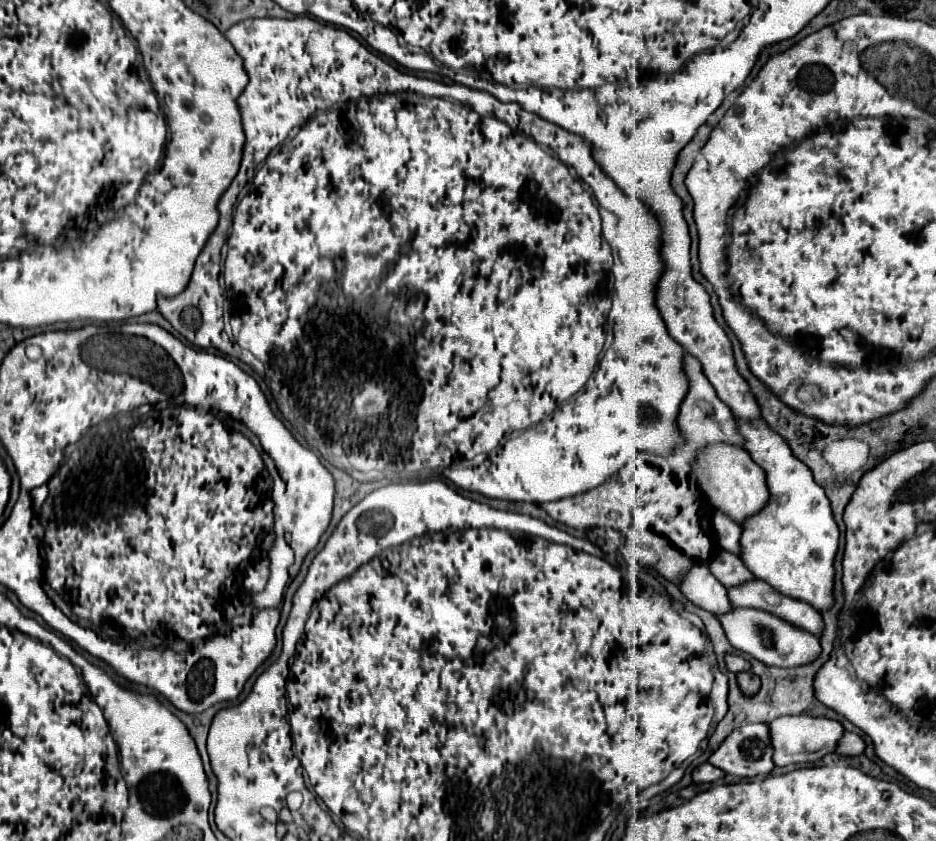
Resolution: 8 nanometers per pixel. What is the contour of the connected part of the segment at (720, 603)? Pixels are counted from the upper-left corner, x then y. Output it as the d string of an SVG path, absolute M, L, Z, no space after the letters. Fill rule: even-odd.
M695 562L683 584L679 584L679 588L695 606L715 616L723 616L723 612L731 612L733 608L731 600L727 600L727 588L719 584L715 576L711 576L707 564Z

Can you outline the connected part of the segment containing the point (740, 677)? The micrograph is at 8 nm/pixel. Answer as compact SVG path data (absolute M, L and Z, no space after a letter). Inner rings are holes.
M743 672L743 674L737 674L737 682L739 682L739 688L745 696L755 696L759 692L759 676L751 674L751 672Z

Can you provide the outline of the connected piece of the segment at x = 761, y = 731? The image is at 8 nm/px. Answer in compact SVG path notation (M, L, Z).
M747 724L733 730L711 754L709 762L739 778L771 774L775 768L771 728L767 724Z

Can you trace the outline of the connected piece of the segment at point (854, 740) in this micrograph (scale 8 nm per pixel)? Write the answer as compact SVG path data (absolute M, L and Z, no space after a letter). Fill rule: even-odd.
M845 732L845 736L841 738L839 746L837 746L837 754L841 756L859 756L865 752L865 742L851 732Z

